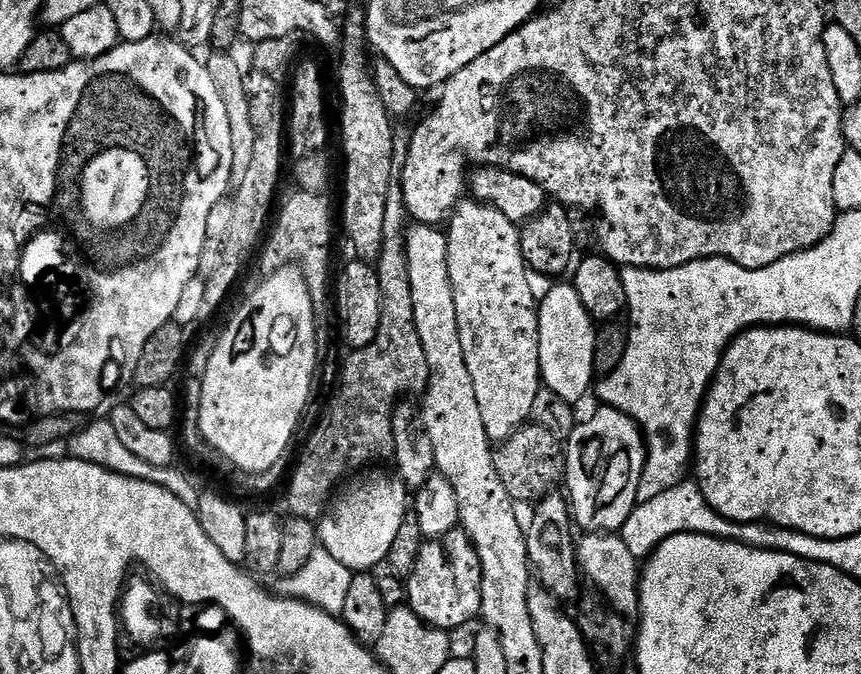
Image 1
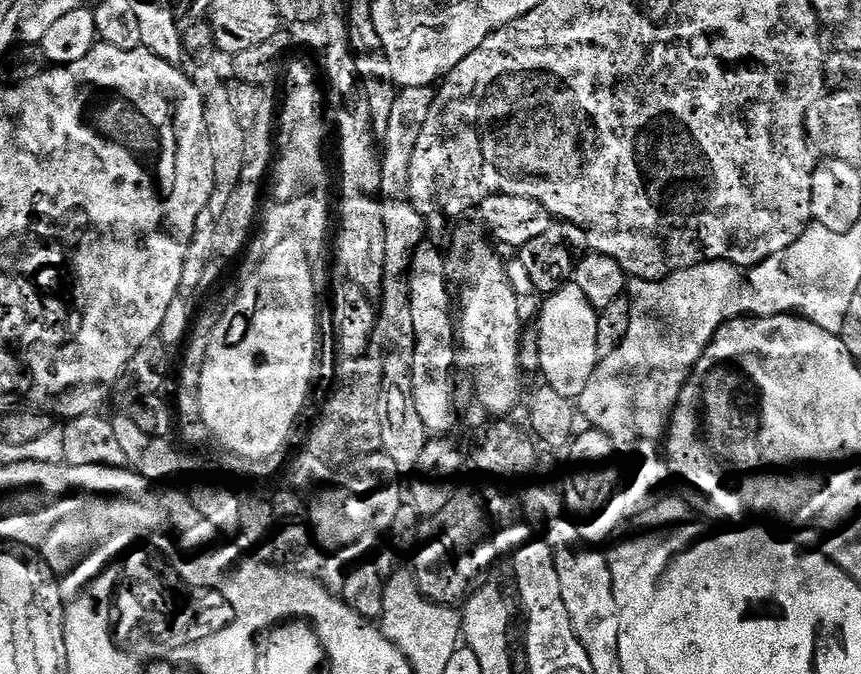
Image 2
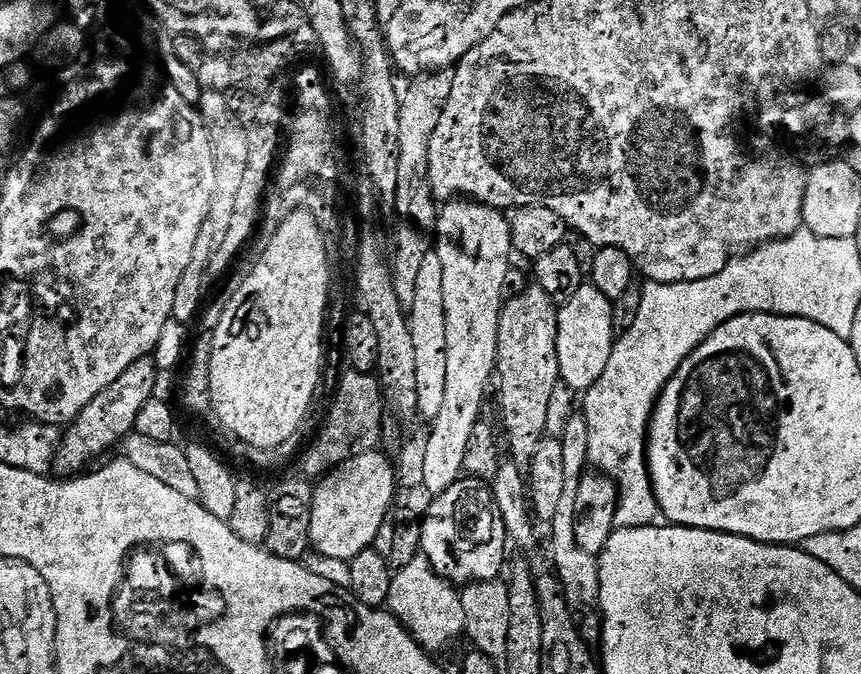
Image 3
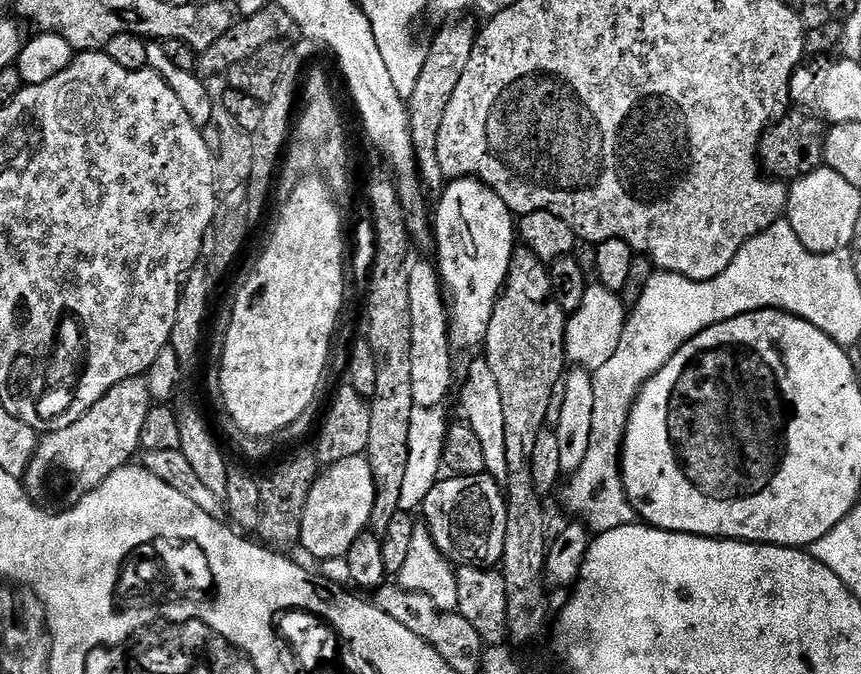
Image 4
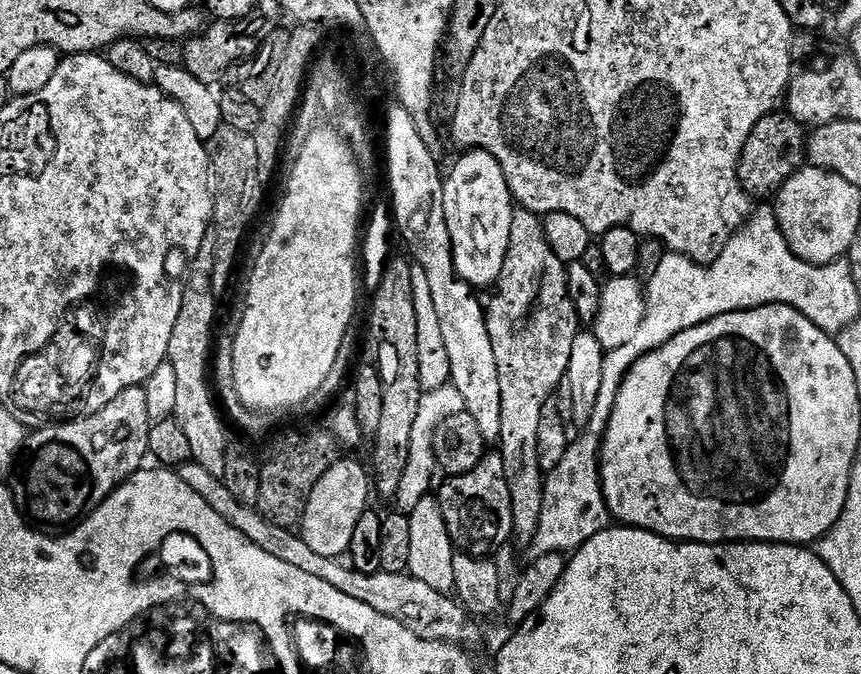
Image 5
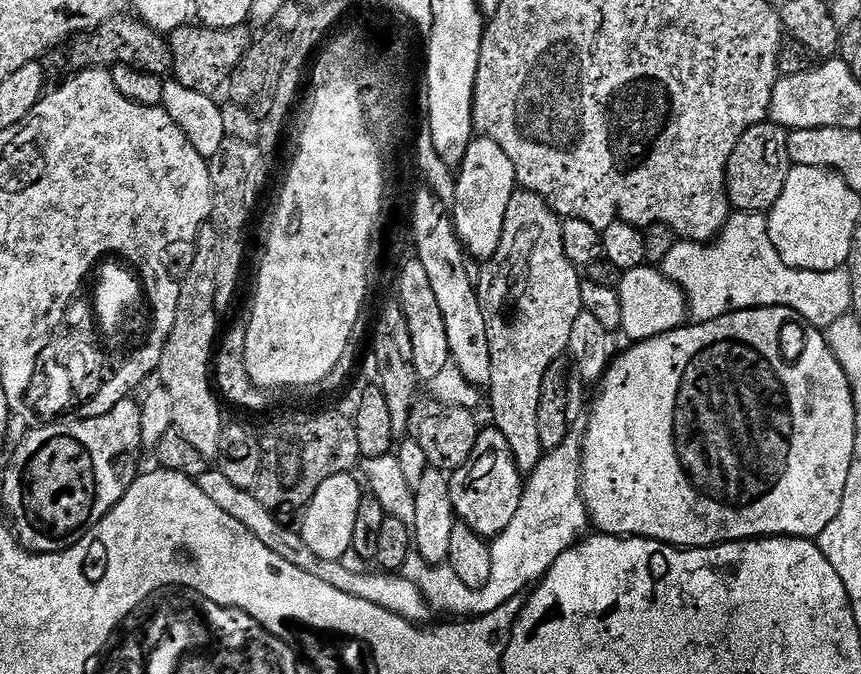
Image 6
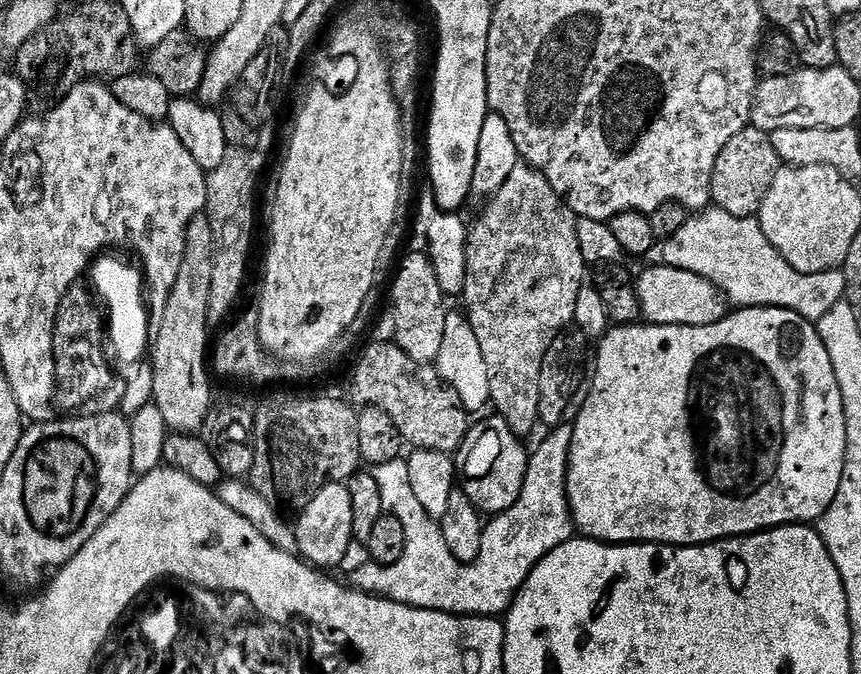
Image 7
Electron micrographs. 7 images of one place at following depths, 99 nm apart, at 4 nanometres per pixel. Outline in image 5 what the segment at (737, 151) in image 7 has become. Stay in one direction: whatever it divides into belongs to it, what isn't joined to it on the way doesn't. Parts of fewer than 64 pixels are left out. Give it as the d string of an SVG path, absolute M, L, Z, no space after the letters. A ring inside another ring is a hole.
M787 114L764 116L754 126L740 155L740 185L753 198L775 197L795 172L806 164L806 128Z

